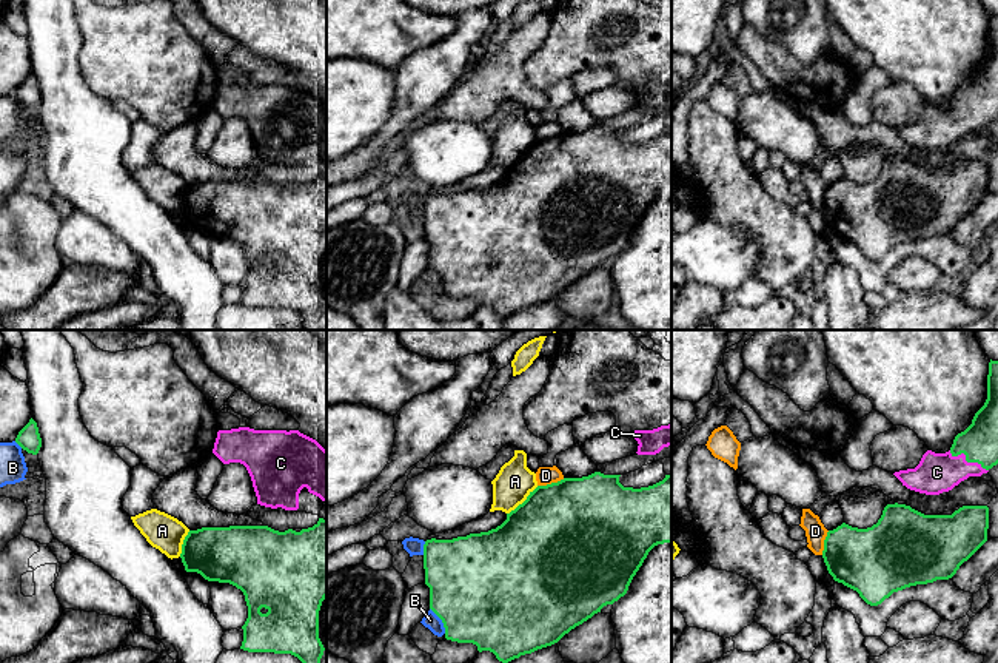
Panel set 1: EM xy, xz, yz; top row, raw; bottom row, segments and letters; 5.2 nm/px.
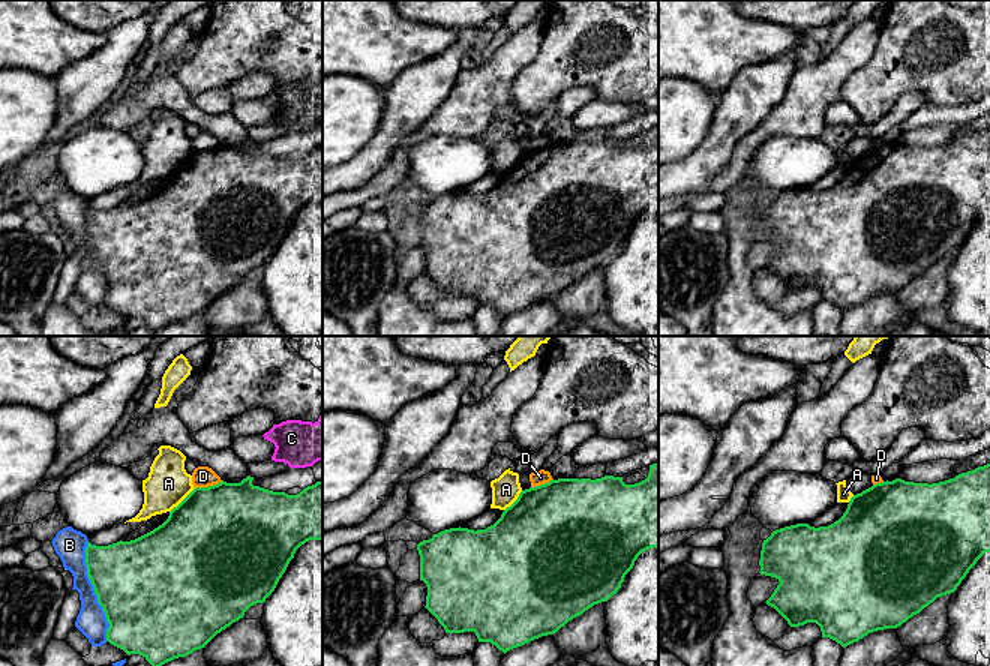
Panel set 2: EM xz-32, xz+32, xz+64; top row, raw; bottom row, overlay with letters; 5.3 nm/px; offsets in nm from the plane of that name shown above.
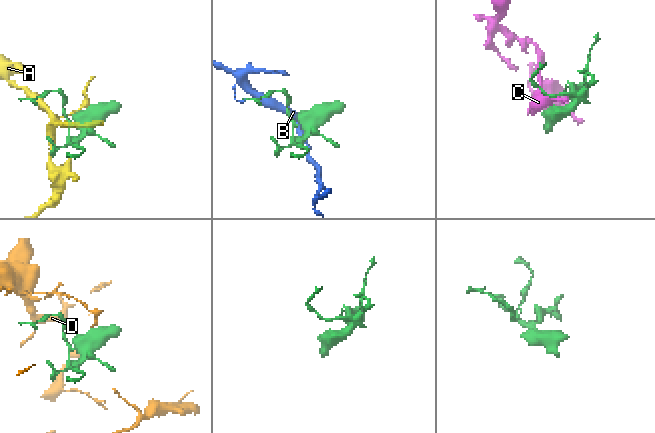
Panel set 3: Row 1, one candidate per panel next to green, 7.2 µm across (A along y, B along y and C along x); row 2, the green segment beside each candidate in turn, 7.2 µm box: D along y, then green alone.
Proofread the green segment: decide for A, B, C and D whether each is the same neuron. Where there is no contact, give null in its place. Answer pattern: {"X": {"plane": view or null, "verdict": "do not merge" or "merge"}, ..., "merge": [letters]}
{"A": {"plane": "xz", "verdict": "do not merge"}, "B": {"plane": "xz", "verdict": "do not merge"}, "C": {"plane": "yz", "verdict": "merge"}, "D": {"plane": "xz", "verdict": "do not merge"}, "merge": ["C"]}

